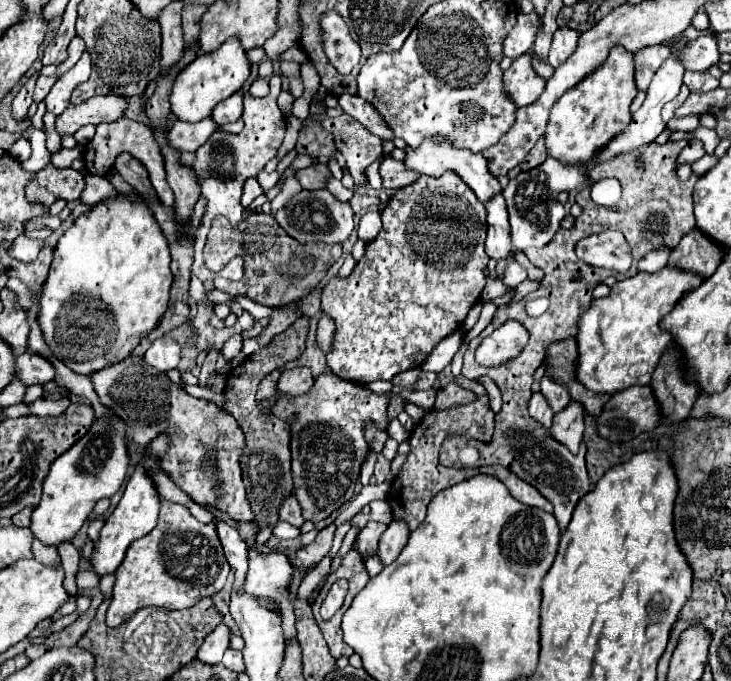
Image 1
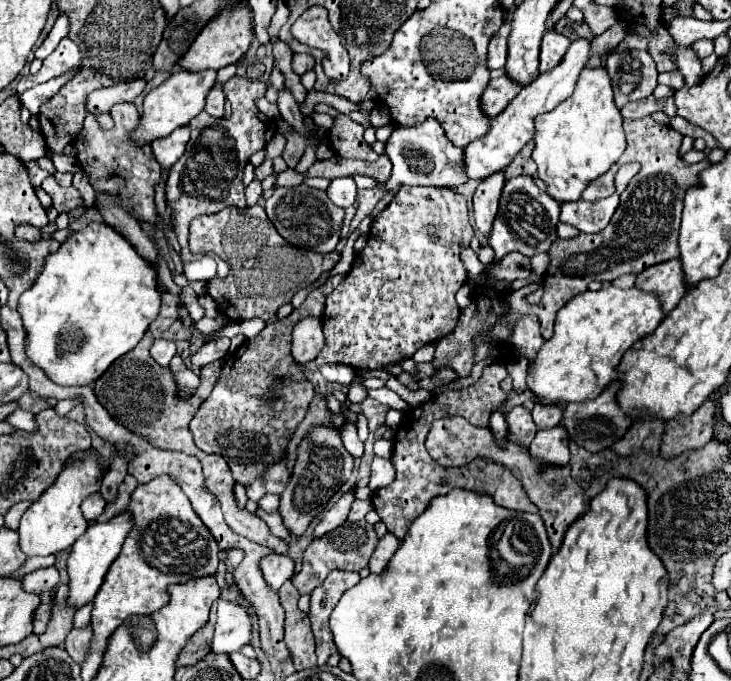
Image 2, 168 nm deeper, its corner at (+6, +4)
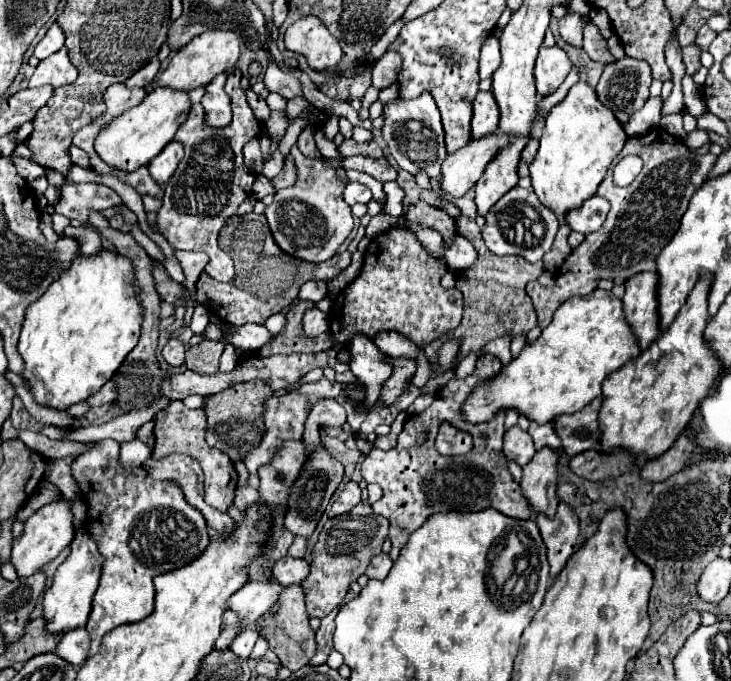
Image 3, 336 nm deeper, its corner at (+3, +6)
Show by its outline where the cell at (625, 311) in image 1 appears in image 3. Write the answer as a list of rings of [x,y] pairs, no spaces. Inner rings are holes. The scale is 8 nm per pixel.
[[[596,290],[590,296],[574,296],[556,310],[538,340],[526,342],[522,352],[502,366],[496,376],[472,390],[462,406],[464,420],[482,424],[492,420],[498,410],[512,408],[540,424],[552,422],[560,414],[574,414],[592,398],[598,398],[604,378],[636,358],[636,354],[640,350],[624,320],[620,298],[604,290]]]

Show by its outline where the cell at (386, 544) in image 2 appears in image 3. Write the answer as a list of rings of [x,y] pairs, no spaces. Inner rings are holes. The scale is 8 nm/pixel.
[[[378,554],[378,556],[372,558],[372,562],[370,562],[368,570],[366,570],[366,576],[372,578],[372,580],[384,580],[388,576],[390,568],[392,568],[390,556],[388,554]]]

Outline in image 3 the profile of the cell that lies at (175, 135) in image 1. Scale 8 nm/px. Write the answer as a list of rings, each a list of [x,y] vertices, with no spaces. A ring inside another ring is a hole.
[[[170,142],[160,156],[156,156],[150,164],[148,164],[148,170],[154,178],[156,184],[166,184],[168,178],[172,178],[172,174],[176,172],[176,166],[180,164],[180,160],[184,158],[184,148],[182,144],[178,142]]]

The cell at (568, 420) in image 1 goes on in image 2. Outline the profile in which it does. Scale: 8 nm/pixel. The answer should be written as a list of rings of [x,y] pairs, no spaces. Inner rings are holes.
[[[557,424],[557,428],[545,428],[539,430],[529,446],[531,454],[543,462],[549,464],[567,464],[569,454],[569,436],[565,436],[565,428]]]

